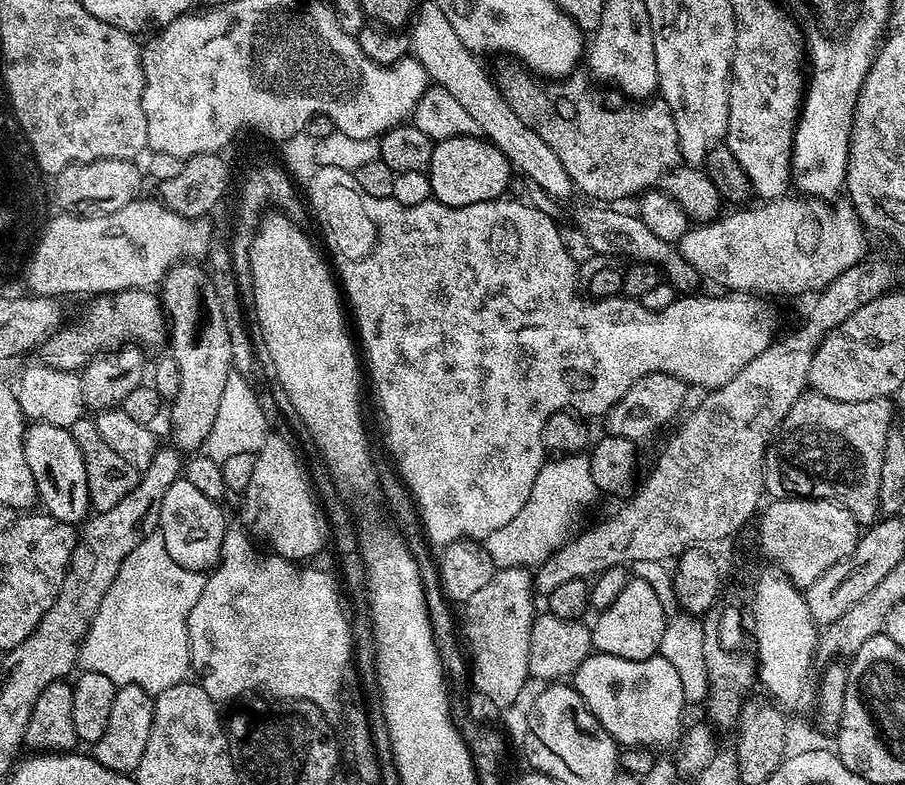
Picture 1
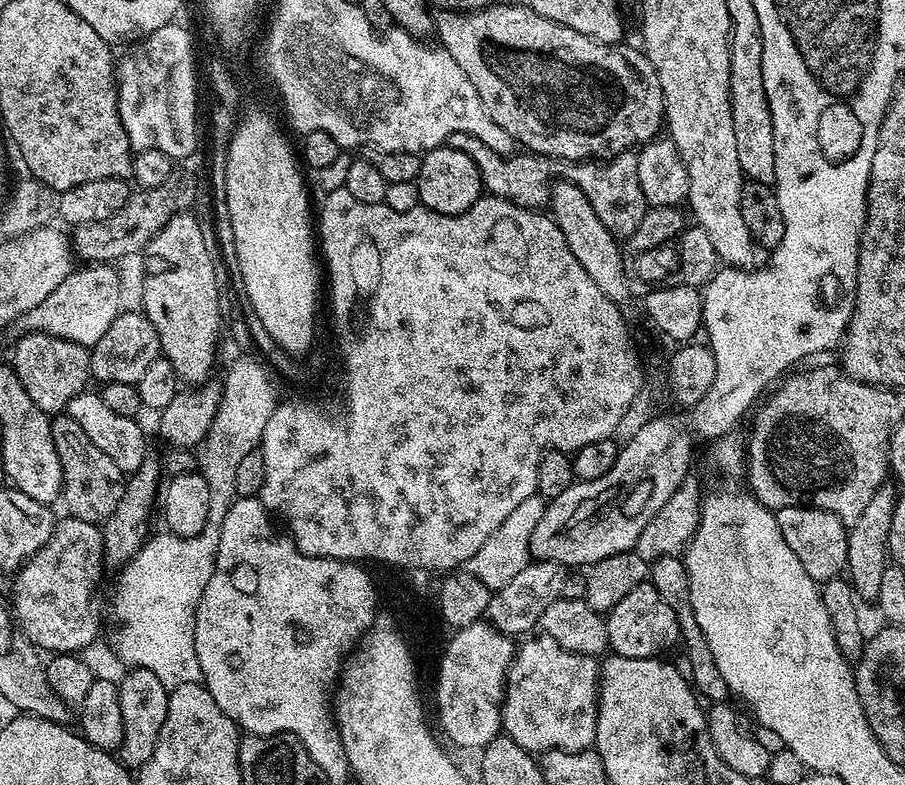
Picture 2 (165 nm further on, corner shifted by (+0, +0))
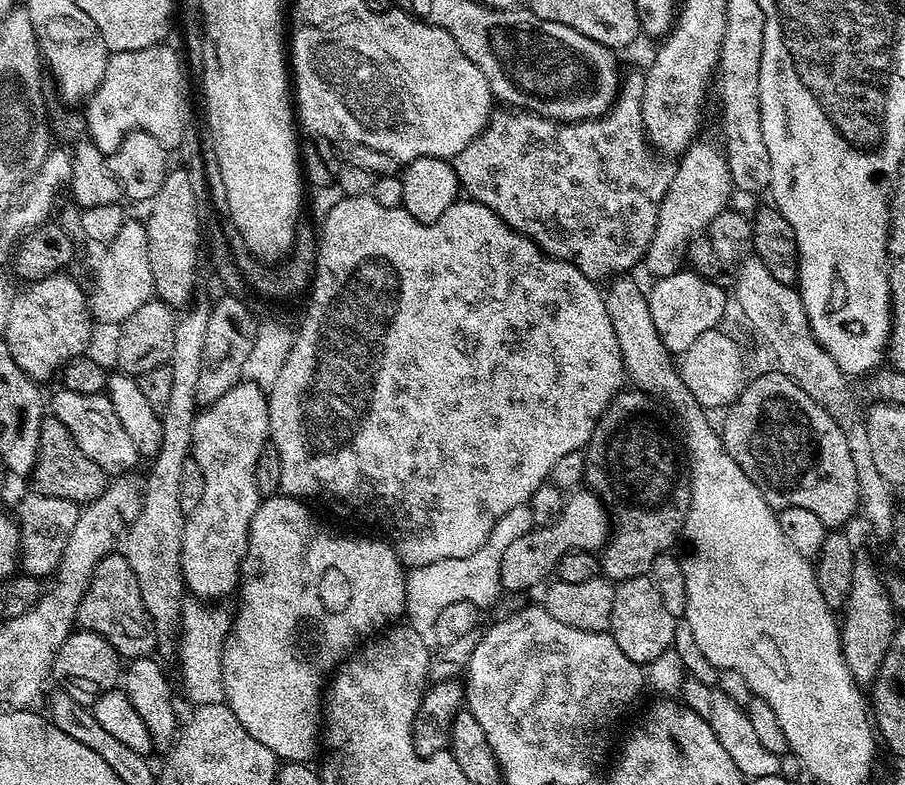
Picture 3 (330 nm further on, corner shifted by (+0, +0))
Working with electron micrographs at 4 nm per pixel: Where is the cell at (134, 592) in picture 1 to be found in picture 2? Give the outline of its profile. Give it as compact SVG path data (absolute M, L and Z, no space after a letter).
M206 523L201 532L190 538L174 536L167 530L161 533L161 536L153 535L145 540L140 551L123 565L124 573L116 588L116 620L120 623L120 629L116 632L116 652L124 666L151 670L171 690L183 684L201 683L198 650L195 649L196 611L214 574L222 528L212 532L212 524Z

